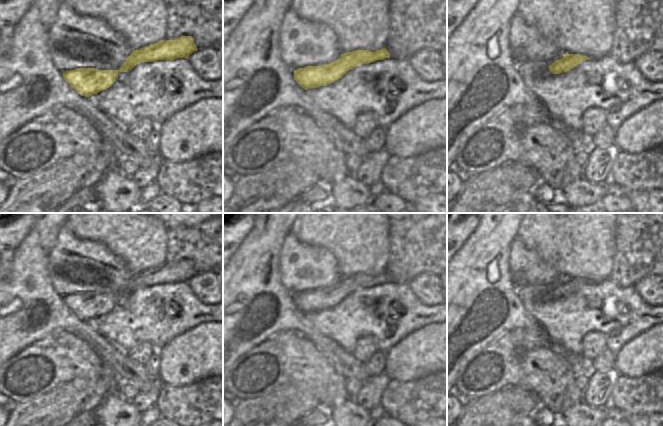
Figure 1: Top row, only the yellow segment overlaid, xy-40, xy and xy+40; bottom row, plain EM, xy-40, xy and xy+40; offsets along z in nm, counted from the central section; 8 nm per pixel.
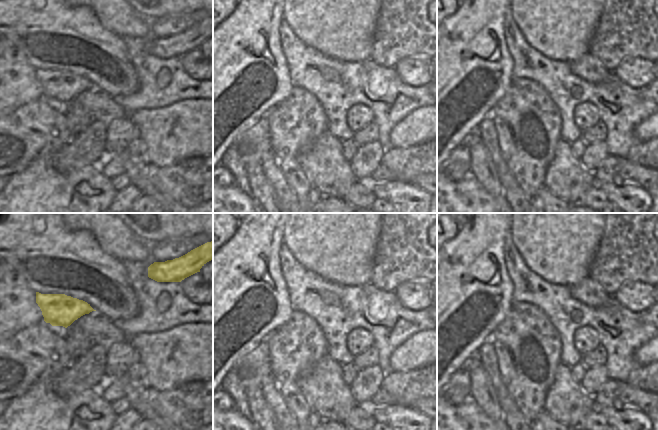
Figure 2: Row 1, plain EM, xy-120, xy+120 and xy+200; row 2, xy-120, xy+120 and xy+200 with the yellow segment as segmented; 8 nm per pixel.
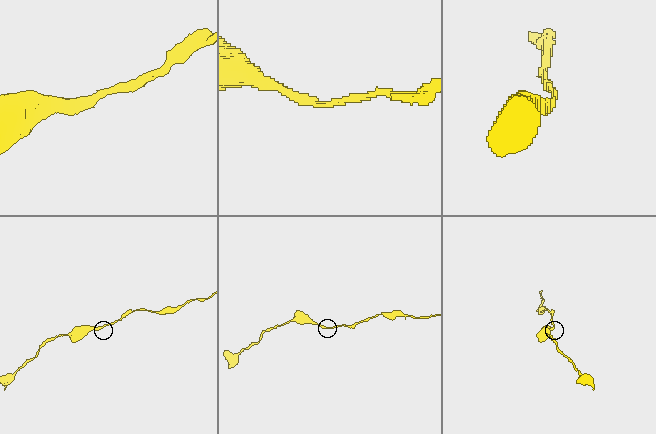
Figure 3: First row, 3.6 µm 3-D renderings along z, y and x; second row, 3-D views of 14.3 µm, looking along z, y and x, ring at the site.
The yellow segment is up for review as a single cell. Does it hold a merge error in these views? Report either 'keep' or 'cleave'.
keep

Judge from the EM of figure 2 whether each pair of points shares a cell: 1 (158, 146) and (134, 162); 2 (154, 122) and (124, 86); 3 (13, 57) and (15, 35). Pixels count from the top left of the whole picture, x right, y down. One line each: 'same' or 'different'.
1: different
2: different
3: different

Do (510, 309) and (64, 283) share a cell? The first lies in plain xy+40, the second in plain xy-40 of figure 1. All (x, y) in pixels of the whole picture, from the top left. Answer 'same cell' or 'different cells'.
different cells

